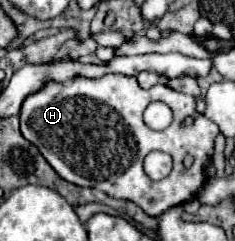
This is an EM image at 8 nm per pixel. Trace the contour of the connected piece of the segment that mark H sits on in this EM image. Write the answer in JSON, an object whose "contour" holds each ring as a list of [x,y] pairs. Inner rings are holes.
{"contour":[[[109,73],[109,75],[97,77],[97,79],[73,77],[63,83],[47,81],[39,91],[27,95],[27,99],[21,105],[19,119],[21,119],[23,137],[39,149],[39,153],[47,159],[47,163],[55,169],[55,173],[59,177],[63,177],[65,181],[79,185],[79,187],[95,187],[115,199],[133,201],[151,217],[157,217],[165,209],[171,209],[173,205],[181,205],[187,199],[193,199],[197,195],[197,189],[201,189],[201,185],[205,183],[205,161],[207,161],[209,153],[213,153],[213,139],[219,133],[219,129],[217,129],[217,125],[213,125],[213,121],[209,121],[203,115],[197,115],[195,97],[173,91],[167,85],[155,85],[153,89],[141,89],[137,85],[135,77],[117,75],[117,73]],[[151,101],[163,101],[173,111],[173,125],[167,127],[165,131],[151,131],[143,123],[143,111]],[[187,117],[195,117],[195,123],[191,127],[183,125],[183,121]],[[151,151],[165,151],[173,157],[173,171],[171,171],[171,175],[167,175],[161,181],[151,181],[147,177],[147,173],[143,171],[143,159]],[[185,155],[195,157],[195,161],[189,169],[183,169]]]}

